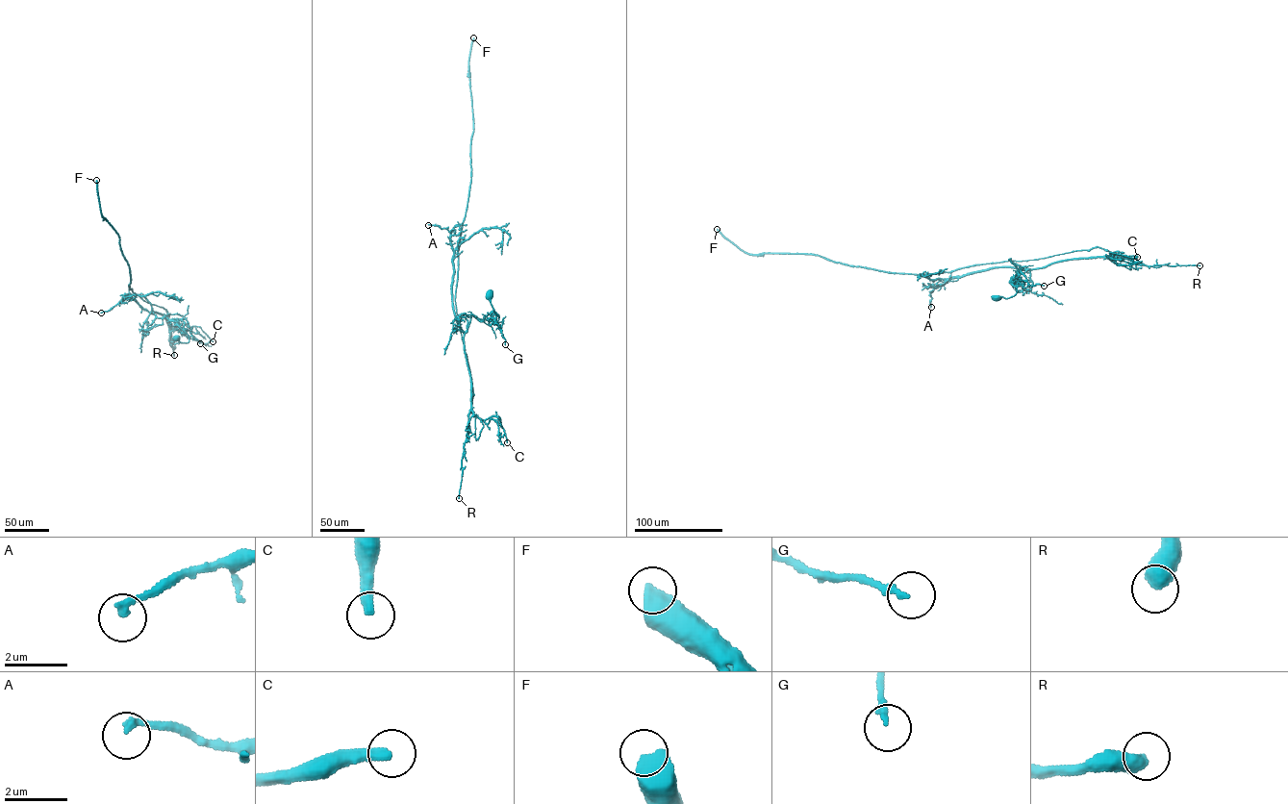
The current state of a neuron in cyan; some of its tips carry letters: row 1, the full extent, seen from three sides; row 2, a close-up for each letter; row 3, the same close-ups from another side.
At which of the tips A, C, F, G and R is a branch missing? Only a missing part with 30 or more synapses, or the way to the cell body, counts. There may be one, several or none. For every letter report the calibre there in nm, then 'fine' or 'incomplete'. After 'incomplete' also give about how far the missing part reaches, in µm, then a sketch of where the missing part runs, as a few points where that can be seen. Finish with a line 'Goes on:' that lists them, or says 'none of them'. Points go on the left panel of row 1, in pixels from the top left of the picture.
A: 240 nm thick; fine
C: 360 nm thick; incomplete; about 20 µm are missing
F: 550 nm thick; incomplete; about 350 µm are missing
G: 200 nm thick; fine
R: 550 nm thick; fine
Goes on: C, F

